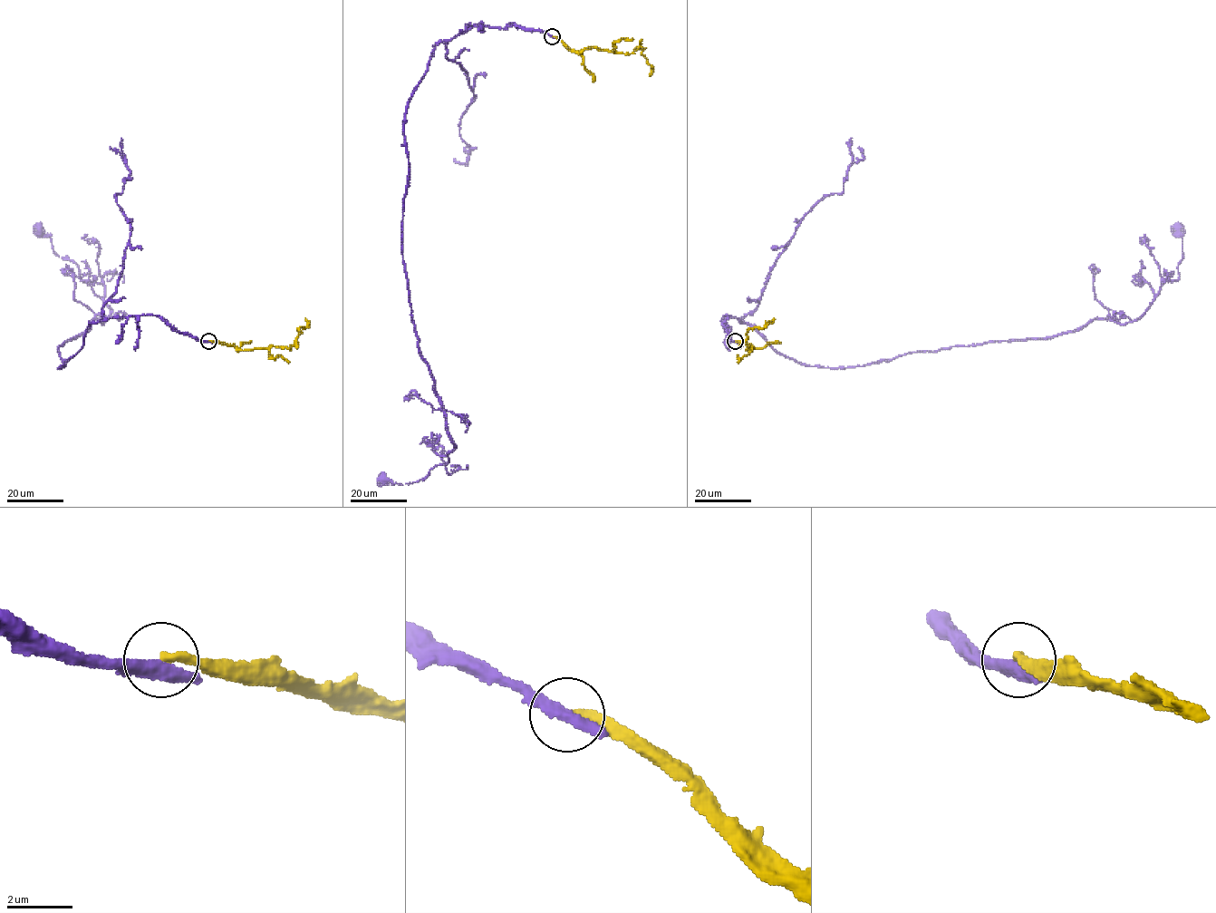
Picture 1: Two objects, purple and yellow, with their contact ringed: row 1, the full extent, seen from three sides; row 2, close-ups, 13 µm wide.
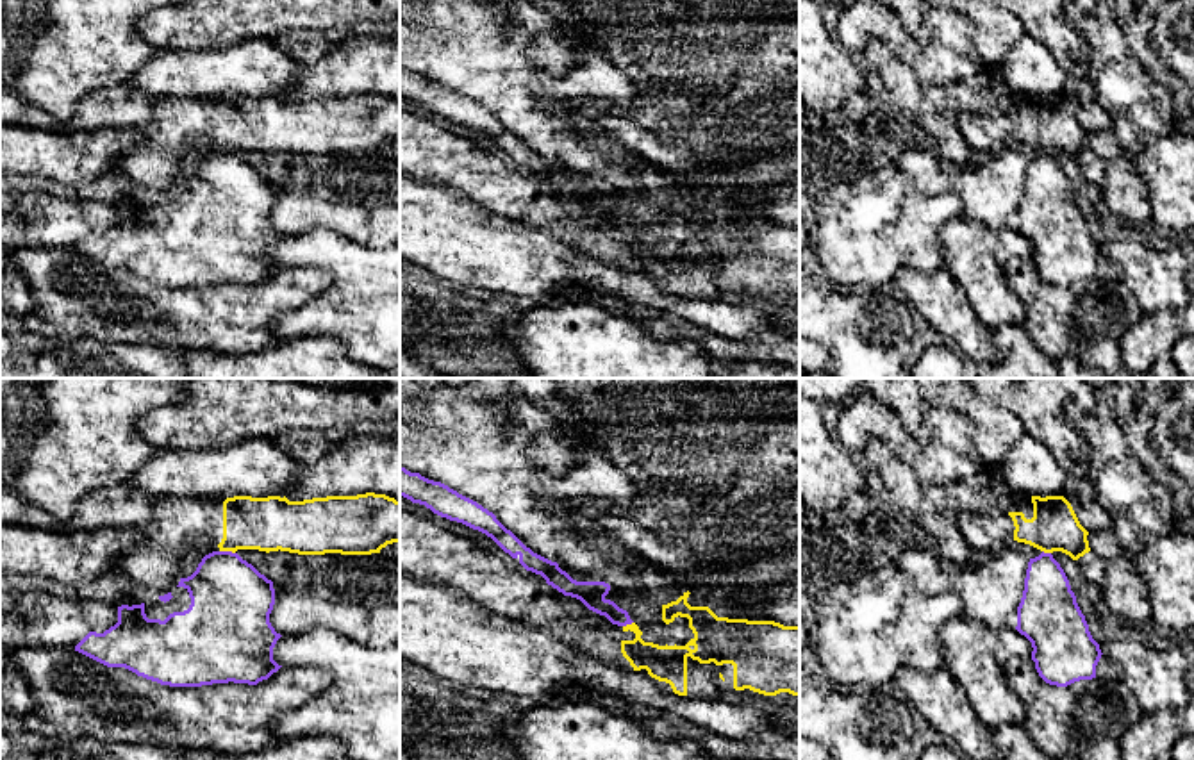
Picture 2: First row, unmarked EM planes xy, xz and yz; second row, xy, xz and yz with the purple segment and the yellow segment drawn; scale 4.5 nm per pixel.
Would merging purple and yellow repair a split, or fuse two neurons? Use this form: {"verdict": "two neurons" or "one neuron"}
{"verdict": "two neurons"}

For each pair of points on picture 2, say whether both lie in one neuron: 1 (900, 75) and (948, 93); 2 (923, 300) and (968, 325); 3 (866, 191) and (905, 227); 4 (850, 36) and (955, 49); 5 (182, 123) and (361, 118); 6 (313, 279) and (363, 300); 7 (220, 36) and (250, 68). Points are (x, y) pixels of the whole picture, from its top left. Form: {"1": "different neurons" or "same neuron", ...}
{"1": "same neuron", "2": "same neuron", "3": "same neuron", "4": "same neuron", "5": "same neuron", "6": "different neurons", "7": "different neurons"}

